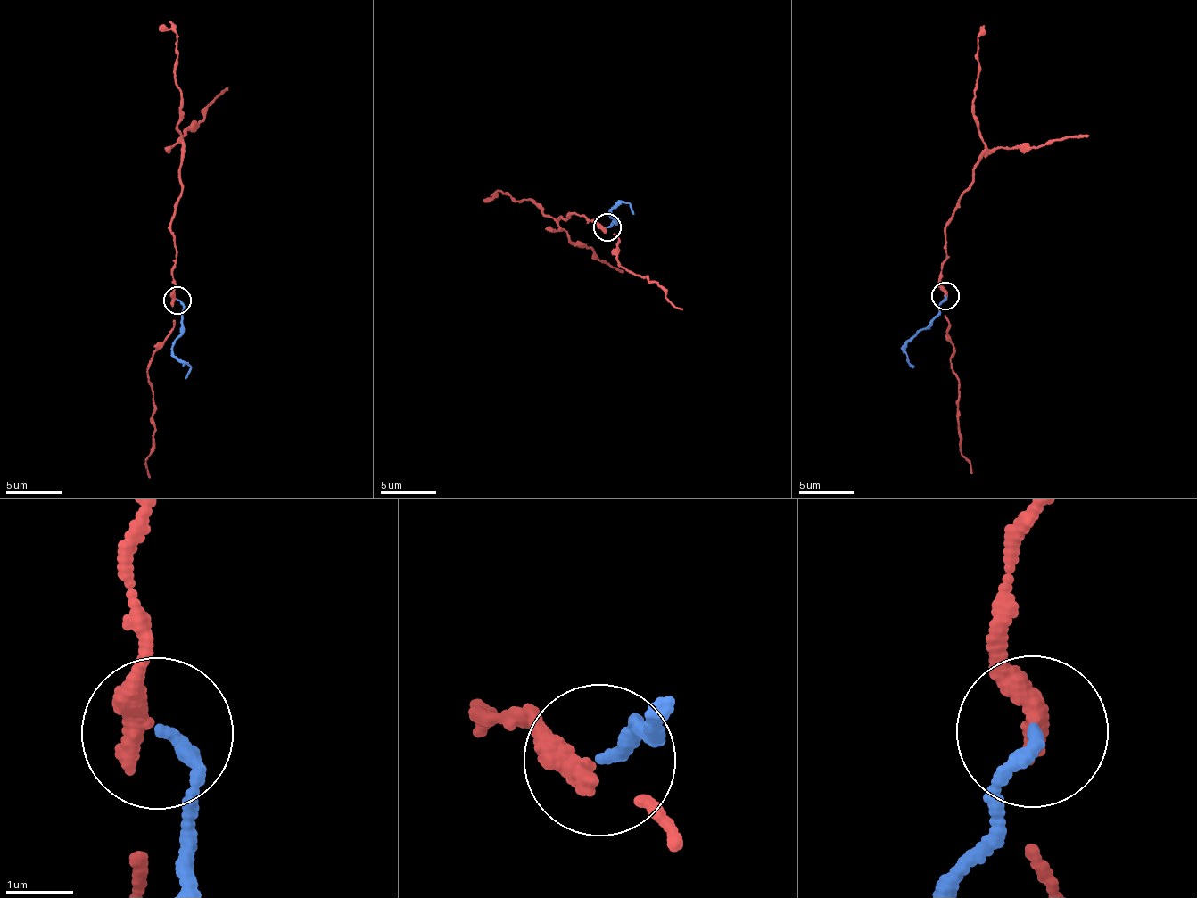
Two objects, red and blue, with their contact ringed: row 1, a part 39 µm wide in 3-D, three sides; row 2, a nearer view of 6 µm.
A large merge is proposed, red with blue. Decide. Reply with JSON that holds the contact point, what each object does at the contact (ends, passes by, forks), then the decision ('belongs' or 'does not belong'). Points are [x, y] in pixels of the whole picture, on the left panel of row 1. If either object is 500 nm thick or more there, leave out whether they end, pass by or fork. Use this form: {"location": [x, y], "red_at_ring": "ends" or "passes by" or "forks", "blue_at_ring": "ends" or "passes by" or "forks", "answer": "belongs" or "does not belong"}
{"location": [177, 300], "red_at_ring": "ends", "blue_at_ring": "ends", "answer": "does not belong"}

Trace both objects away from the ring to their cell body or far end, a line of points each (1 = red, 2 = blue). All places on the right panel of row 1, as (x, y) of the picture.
1: (946, 294), (941, 285), (946, 223), (967, 188), (985, 148), (973, 111), (979, 78), (977, 40), (983, 28)
2: (946, 297), (940, 304), (940, 315), (907, 341), (906, 357), (912, 368)

